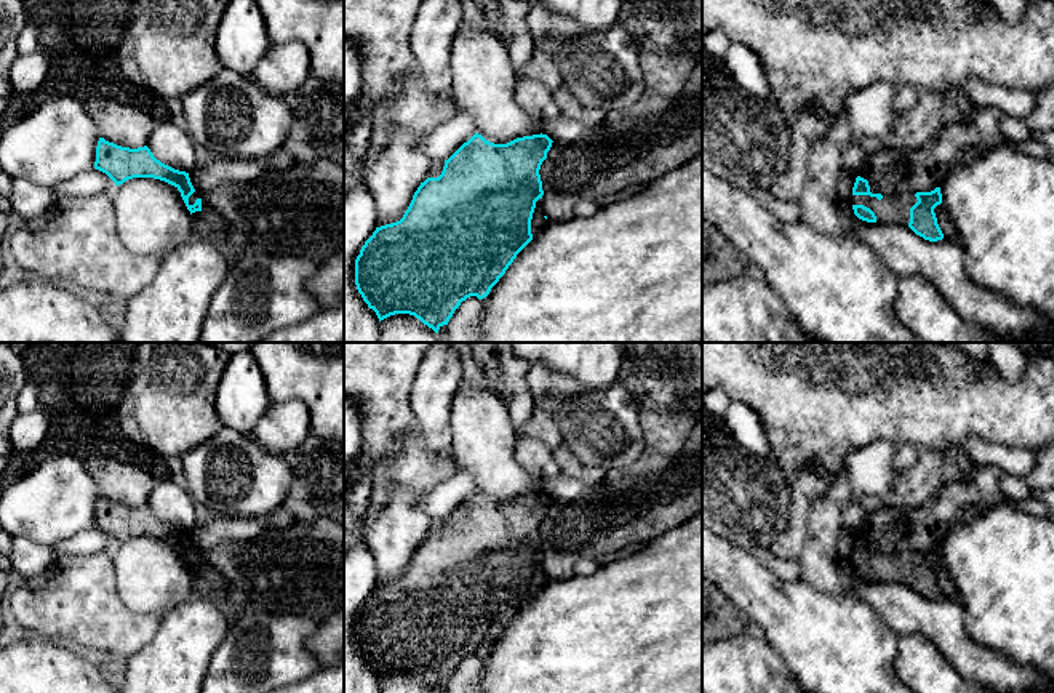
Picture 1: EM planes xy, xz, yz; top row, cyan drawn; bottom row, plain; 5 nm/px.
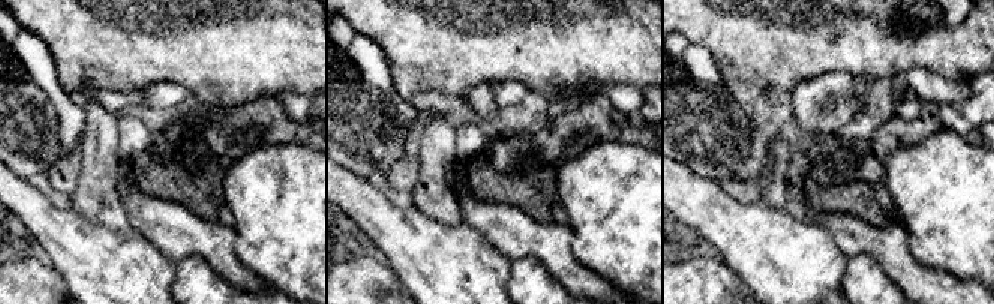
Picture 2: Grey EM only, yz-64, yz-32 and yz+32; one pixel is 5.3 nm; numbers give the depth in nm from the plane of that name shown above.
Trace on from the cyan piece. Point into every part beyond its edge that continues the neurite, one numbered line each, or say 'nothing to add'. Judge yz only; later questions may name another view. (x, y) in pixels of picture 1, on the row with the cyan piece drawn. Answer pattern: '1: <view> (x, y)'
1: yz (890, 210)

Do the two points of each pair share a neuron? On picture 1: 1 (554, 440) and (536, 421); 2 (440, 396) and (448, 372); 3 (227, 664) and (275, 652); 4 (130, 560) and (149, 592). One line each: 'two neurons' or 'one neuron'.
1: one neuron
2: one neuron
3: one neuron
4: one neuron

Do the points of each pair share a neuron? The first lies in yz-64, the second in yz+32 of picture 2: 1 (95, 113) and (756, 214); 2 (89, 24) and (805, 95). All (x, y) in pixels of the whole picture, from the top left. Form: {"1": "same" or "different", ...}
{"1": "different", "2": "different"}

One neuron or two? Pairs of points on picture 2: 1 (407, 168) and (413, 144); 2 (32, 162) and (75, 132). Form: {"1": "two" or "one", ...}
{"1": "one", "2": "two"}

